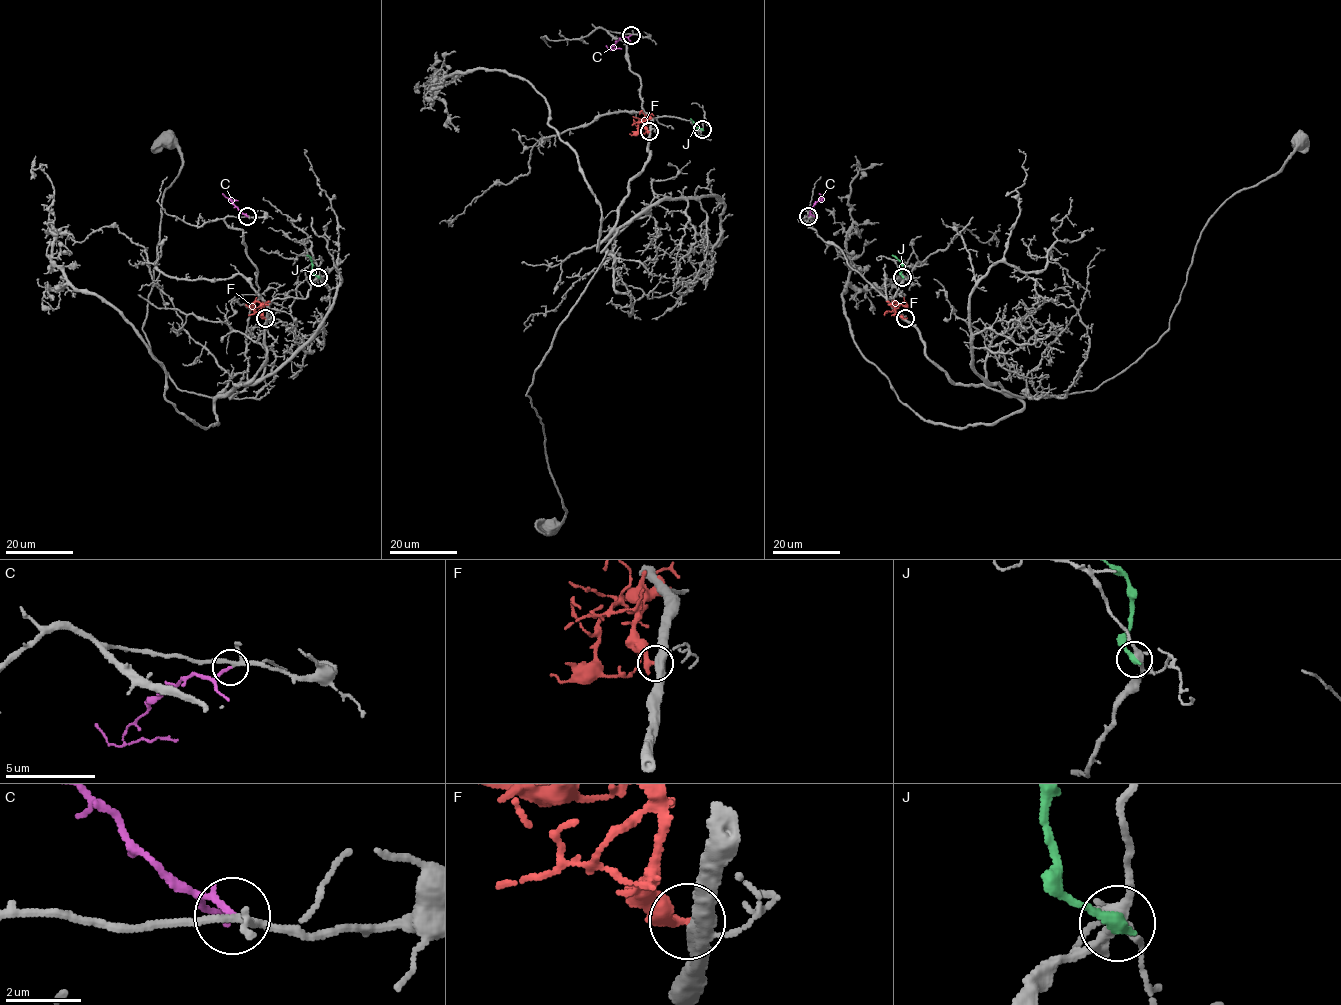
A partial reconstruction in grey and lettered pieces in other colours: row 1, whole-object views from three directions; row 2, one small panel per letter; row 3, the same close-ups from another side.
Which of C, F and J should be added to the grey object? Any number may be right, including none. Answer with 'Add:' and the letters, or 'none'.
Add: C

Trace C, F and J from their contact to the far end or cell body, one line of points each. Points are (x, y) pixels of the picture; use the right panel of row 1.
C: (808, 216), (812, 207), (822, 198), (822, 200)
F: (905, 318), (896, 312), (893, 302), (907, 307), (903, 301)
J: (903, 277), (902, 263), (892, 255)

